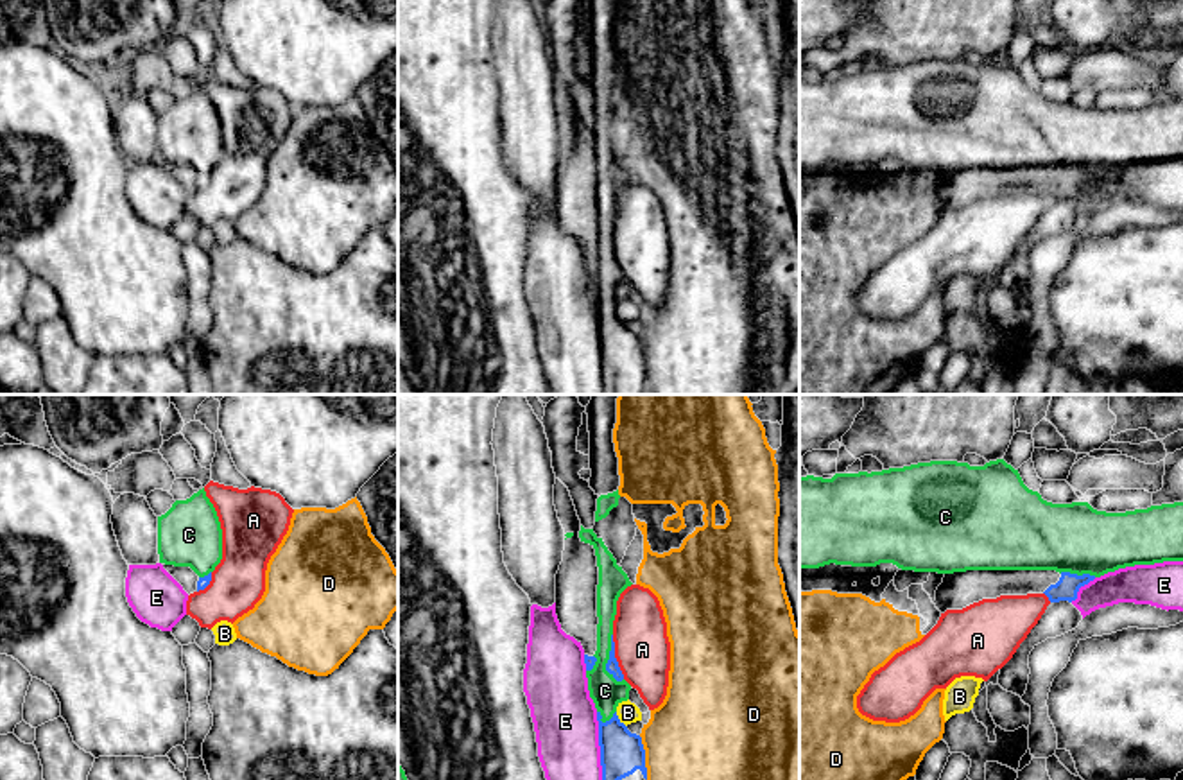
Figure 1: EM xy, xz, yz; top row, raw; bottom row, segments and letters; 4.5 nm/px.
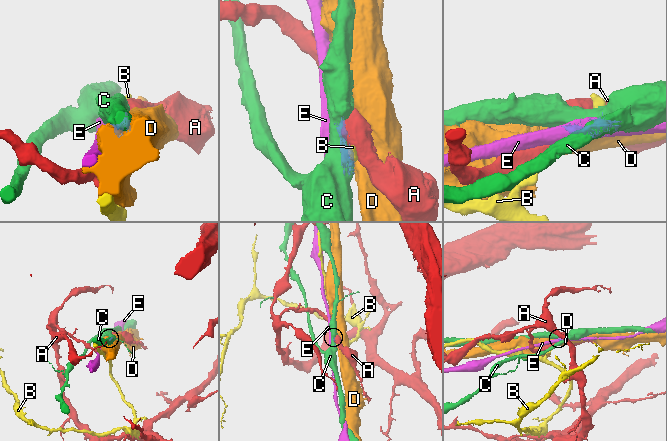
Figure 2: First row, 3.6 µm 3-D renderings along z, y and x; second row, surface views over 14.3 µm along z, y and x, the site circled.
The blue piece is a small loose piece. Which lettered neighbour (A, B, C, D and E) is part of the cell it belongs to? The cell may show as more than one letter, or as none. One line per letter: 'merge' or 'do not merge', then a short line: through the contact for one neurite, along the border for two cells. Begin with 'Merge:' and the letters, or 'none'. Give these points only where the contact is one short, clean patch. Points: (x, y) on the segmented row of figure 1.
Merge: none
A: do not merge; line xz (612, 635), (615, 660), (624, 678)
B: do not merge
C: do not merge
D: do not merge; line xz (638, 736), (644, 746), (647, 779)
E: do not merge

